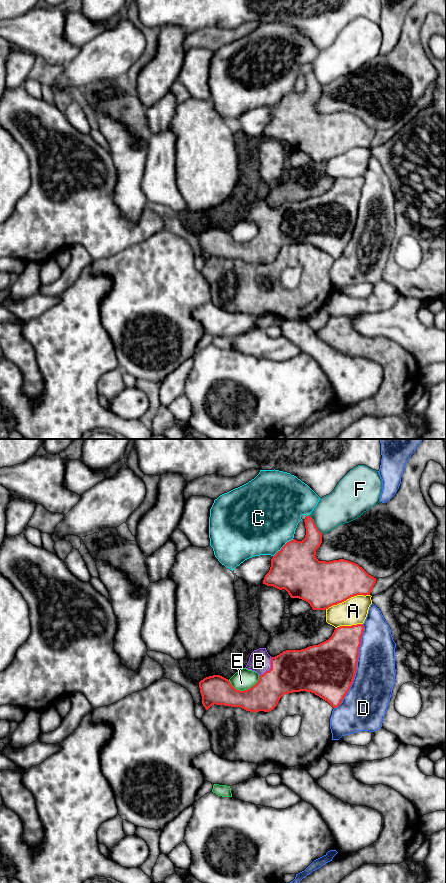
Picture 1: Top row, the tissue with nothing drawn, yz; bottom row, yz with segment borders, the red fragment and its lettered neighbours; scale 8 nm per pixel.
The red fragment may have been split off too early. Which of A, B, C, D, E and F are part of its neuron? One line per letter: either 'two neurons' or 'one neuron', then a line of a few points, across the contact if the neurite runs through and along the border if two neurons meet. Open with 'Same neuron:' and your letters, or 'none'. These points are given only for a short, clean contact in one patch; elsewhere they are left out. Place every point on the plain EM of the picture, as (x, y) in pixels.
Same neuron: B
A: two neurons
B: one neuron | yz (291, 223), (271, 220), (259, 213)
C: two neurons
D: two neurons
E: two neurons
F: two neurons

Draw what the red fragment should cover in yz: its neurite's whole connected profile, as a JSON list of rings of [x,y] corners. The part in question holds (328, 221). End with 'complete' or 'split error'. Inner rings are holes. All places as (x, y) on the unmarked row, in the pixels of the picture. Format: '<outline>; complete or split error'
[[[363,176],[340,178],[335,180],[328,192],[318,197],[301,202],[286,202],[275,209],[271,209],[266,200],[254,202],[245,220],[259,226],[258,234],[251,240],[240,243],[220,227],[206,229],[199,234],[202,256],[206,262],[216,256],[241,259],[250,264],[269,264],[277,258],[284,246],[306,243],[337,260],[353,235],[363,183]]]; split error

